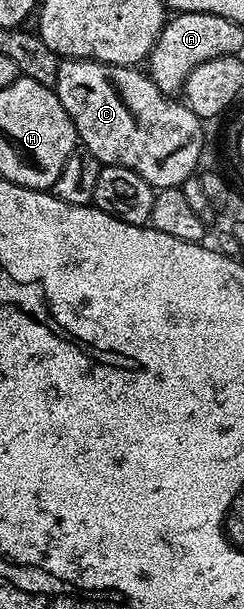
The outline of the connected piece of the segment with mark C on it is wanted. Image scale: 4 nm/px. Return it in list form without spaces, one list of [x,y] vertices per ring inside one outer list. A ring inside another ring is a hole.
[[[69,58],[60,61],[53,89],[73,120],[82,149],[88,150],[98,162],[104,166],[129,168],[159,190],[182,187],[183,182],[198,171],[195,169],[203,154],[204,119],[198,118],[182,101],[163,94],[151,77],[141,71],[92,62],[90,58]]]

